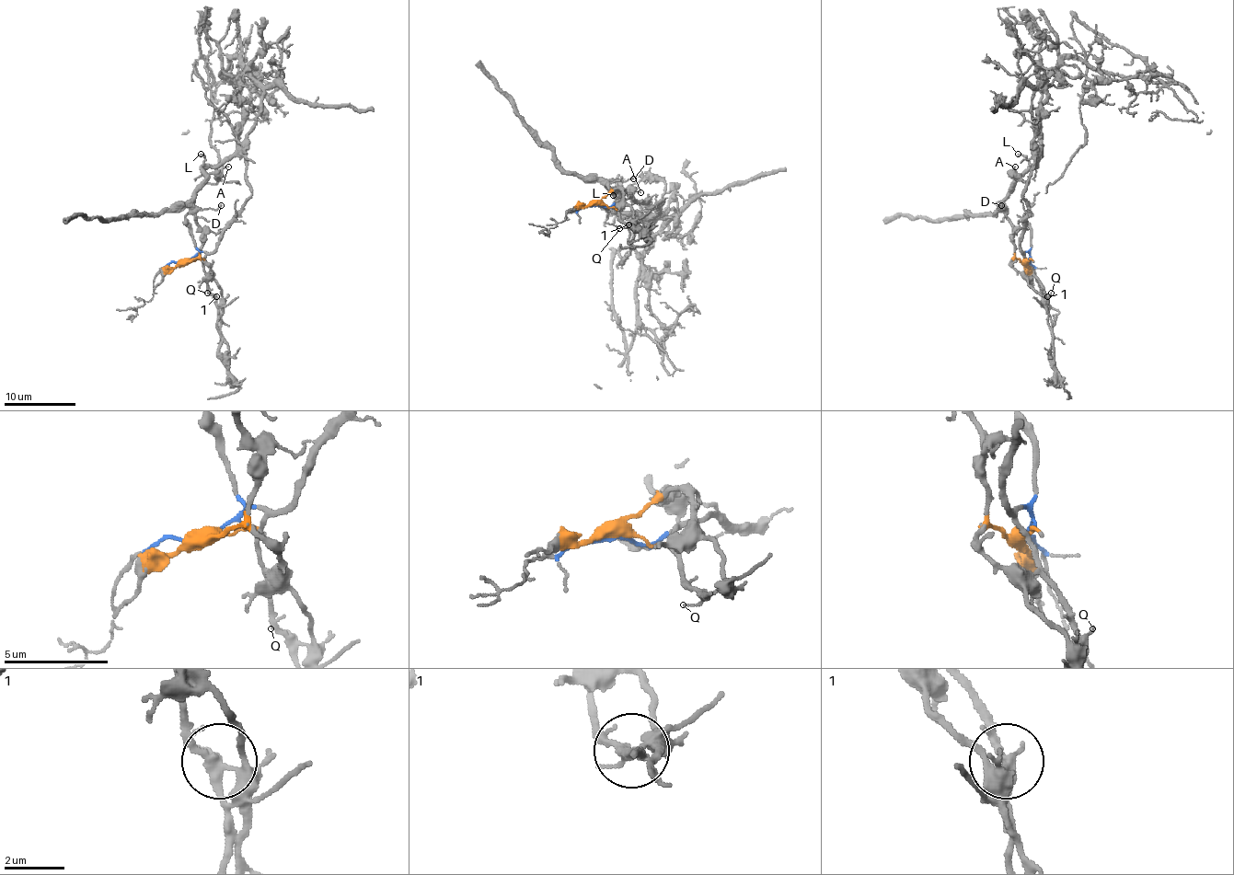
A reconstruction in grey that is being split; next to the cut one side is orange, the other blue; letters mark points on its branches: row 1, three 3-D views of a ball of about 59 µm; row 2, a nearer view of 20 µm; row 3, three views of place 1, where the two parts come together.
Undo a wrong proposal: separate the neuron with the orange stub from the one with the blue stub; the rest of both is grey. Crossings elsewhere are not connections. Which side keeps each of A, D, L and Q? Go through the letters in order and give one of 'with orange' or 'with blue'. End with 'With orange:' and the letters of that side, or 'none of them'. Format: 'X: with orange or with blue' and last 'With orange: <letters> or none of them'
A: with orange
D: with orange
L: with orange
Q: with orange
With orange: A, D, L, Q

